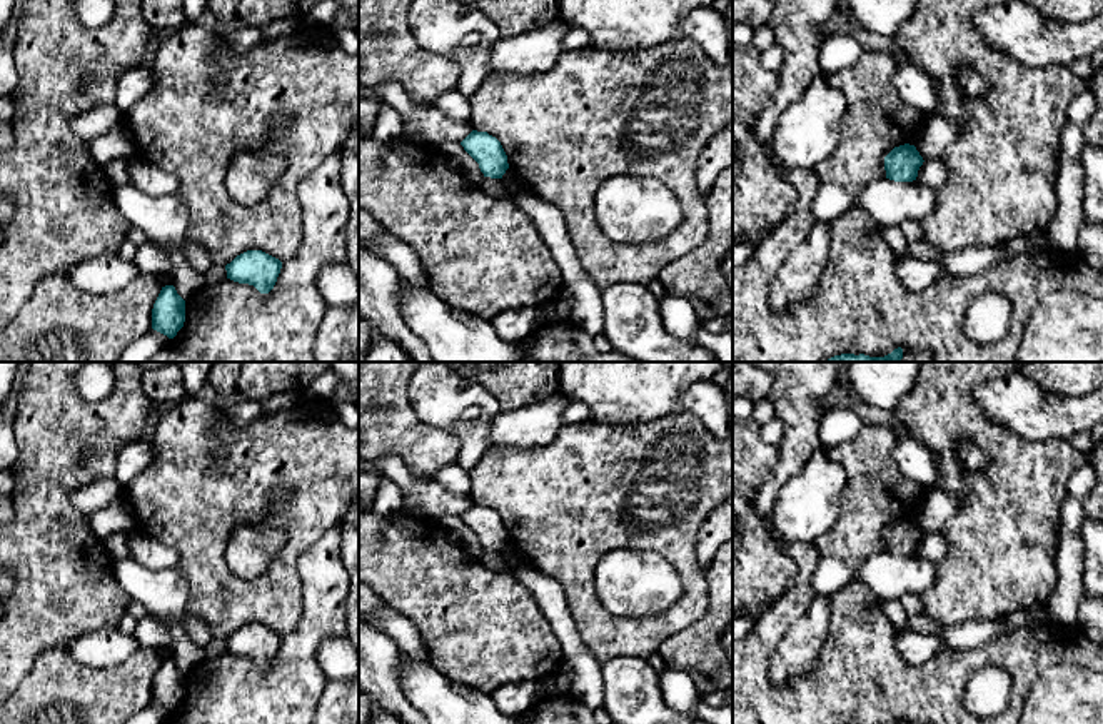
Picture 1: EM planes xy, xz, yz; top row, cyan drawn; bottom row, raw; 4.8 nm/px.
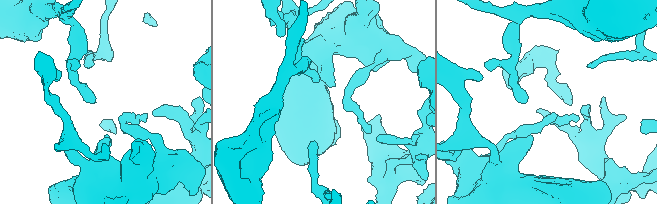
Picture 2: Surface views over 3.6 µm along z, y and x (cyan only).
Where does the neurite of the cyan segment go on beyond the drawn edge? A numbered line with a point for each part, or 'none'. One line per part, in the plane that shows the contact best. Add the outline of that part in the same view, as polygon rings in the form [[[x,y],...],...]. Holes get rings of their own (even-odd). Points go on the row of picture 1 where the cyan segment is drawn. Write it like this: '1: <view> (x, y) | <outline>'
none

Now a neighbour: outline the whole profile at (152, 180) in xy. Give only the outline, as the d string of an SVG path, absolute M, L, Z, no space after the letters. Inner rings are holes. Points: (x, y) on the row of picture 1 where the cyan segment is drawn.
M132 158L128 168L130 185L147 195L175 194L180 185L175 175L140 158Z

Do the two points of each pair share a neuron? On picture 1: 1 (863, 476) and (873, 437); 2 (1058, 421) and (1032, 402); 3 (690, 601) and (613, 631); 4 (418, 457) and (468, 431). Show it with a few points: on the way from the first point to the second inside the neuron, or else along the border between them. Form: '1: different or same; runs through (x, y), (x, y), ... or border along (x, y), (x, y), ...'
1: same; runs through (870, 466), (871, 447)
2: same; runs through (1052, 416), (1043, 416), (1037, 409)
3: same; runs through (671, 619), (653, 631), (631, 631)
4: different; border along (419, 421), (443, 427), (459, 439), (458, 462)

